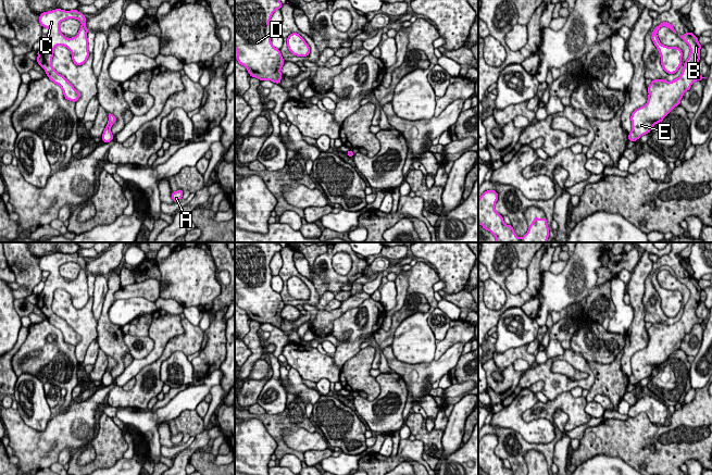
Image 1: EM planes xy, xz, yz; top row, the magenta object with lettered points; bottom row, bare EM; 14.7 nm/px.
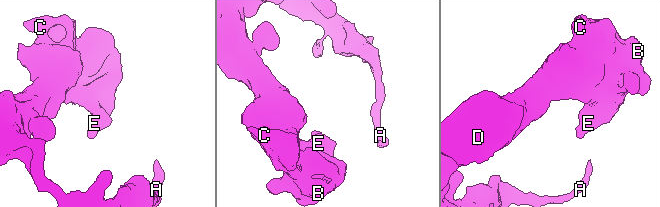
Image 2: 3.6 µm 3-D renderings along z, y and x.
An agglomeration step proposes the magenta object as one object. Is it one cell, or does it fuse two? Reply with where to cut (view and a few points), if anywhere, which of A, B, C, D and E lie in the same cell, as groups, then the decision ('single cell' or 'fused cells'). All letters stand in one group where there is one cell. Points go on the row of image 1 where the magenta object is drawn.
no cut; A B C D E; single cell

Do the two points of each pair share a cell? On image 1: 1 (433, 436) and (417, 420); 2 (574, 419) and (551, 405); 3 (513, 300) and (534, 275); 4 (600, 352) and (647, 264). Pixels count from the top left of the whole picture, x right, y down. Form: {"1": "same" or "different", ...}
{"1": "same", "2": "same", "3": "same", "4": "different"}

